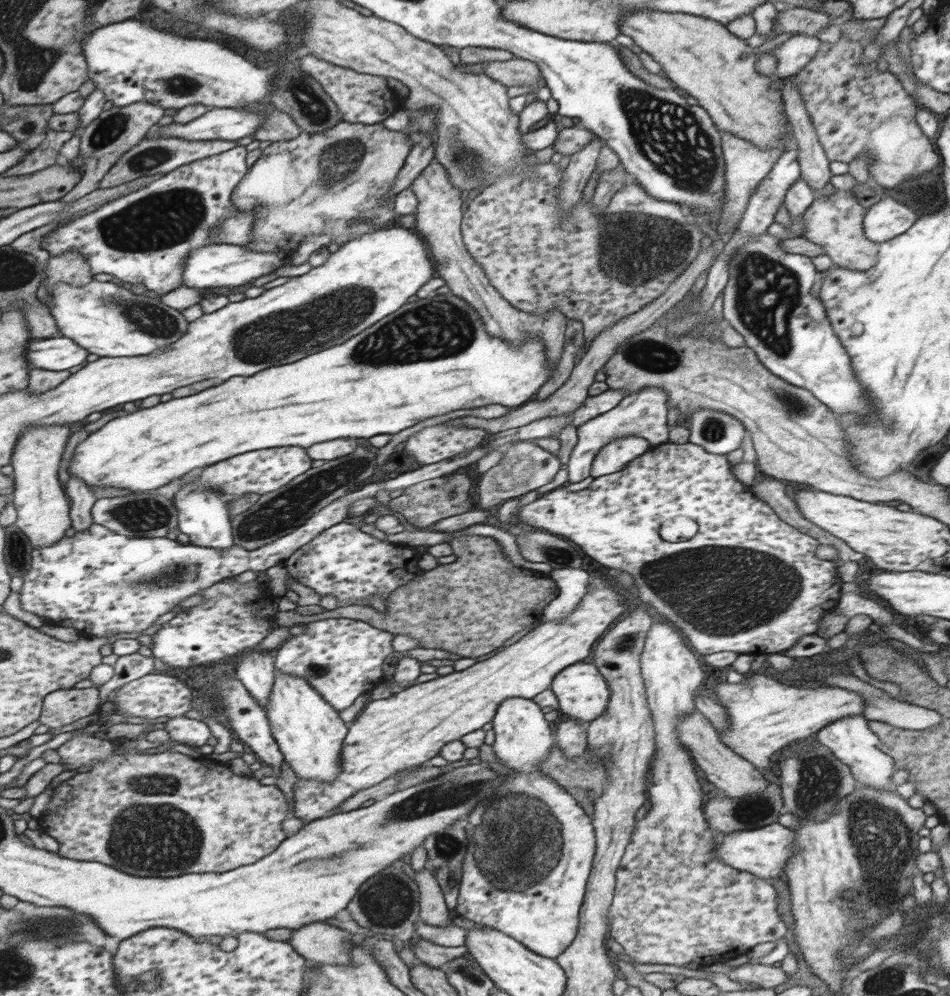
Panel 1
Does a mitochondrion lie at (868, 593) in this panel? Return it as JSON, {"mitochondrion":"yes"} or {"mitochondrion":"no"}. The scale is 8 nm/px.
{"mitochondrion":"no"}

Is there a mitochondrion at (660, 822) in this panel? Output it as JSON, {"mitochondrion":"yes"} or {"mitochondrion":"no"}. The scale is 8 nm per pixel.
{"mitochondrion":"no"}

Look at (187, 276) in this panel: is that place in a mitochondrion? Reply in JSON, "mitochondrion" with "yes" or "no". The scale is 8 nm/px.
{"mitochondrion":"no"}

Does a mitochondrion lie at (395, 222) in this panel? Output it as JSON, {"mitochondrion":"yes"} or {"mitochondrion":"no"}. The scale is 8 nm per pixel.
{"mitochondrion":"no"}

